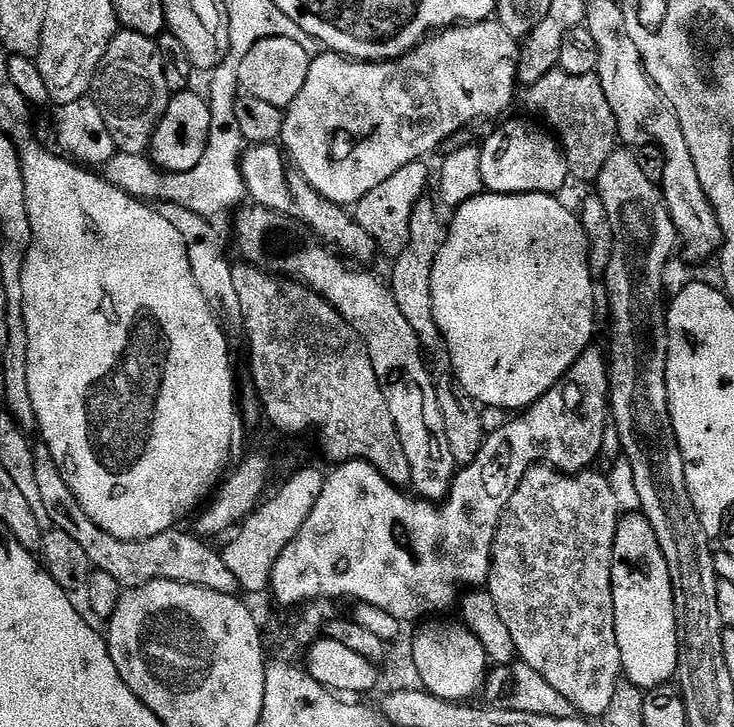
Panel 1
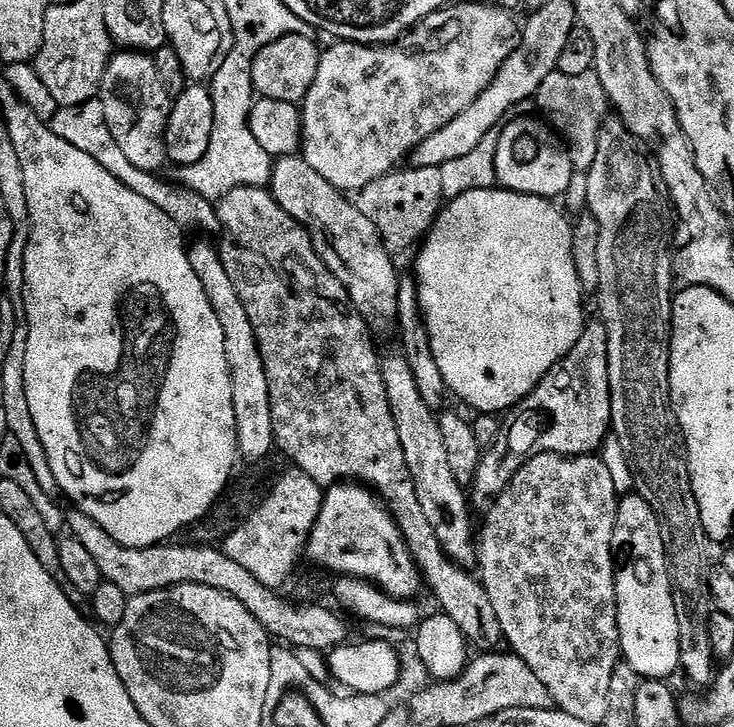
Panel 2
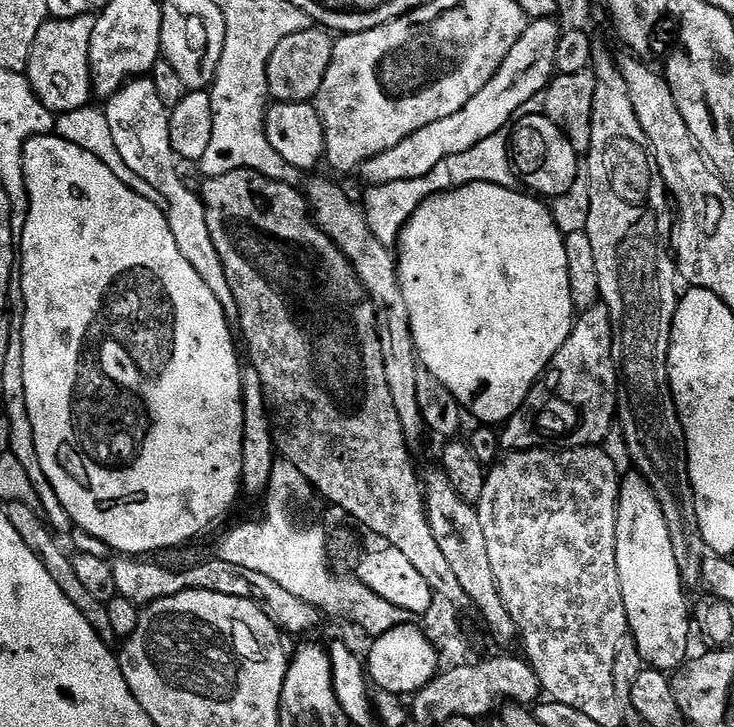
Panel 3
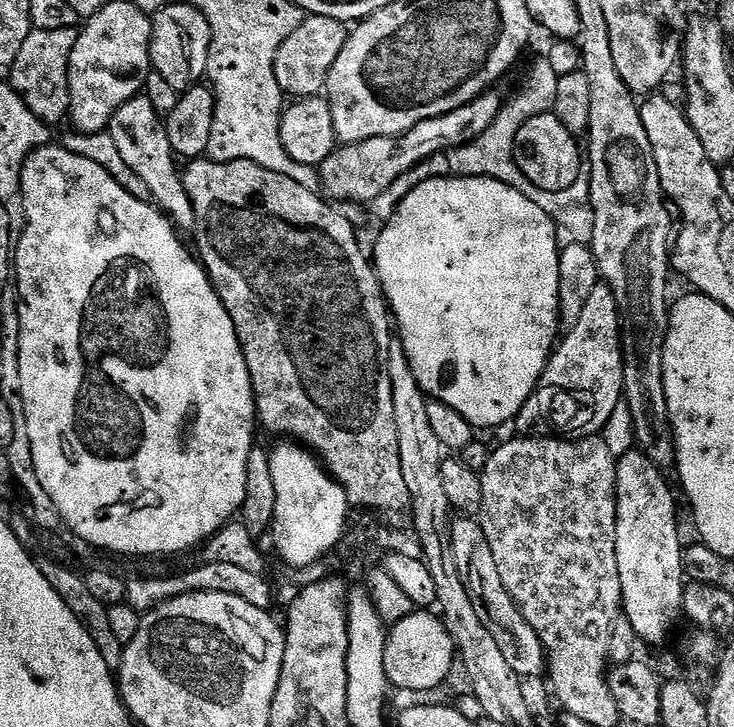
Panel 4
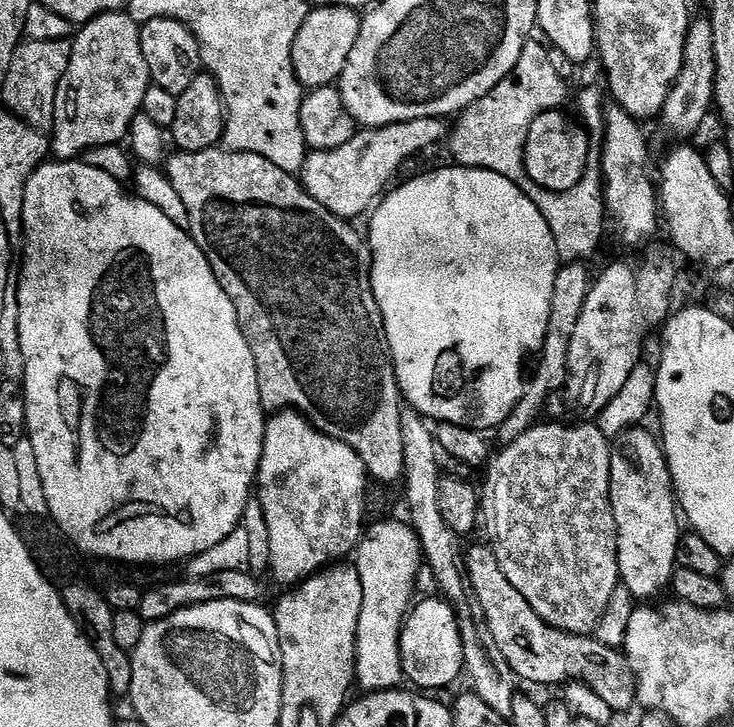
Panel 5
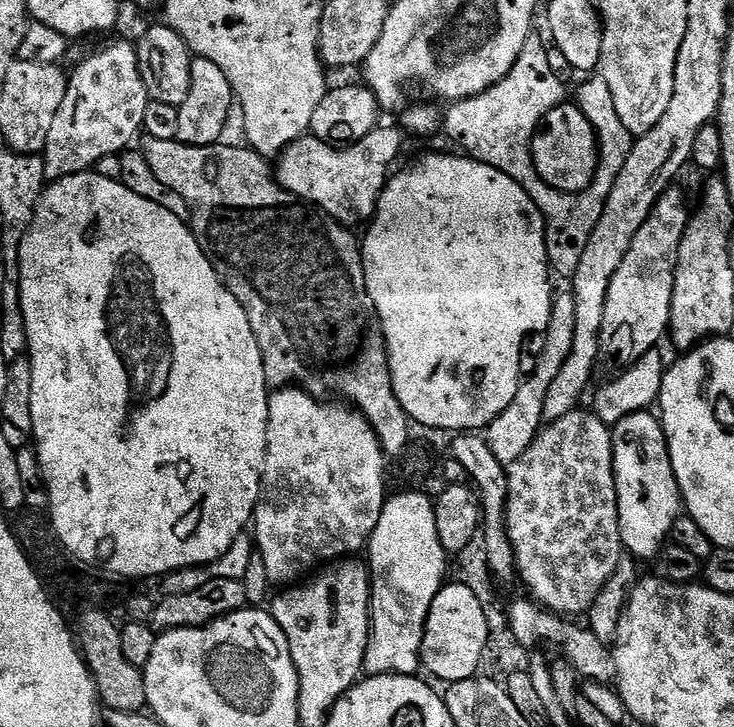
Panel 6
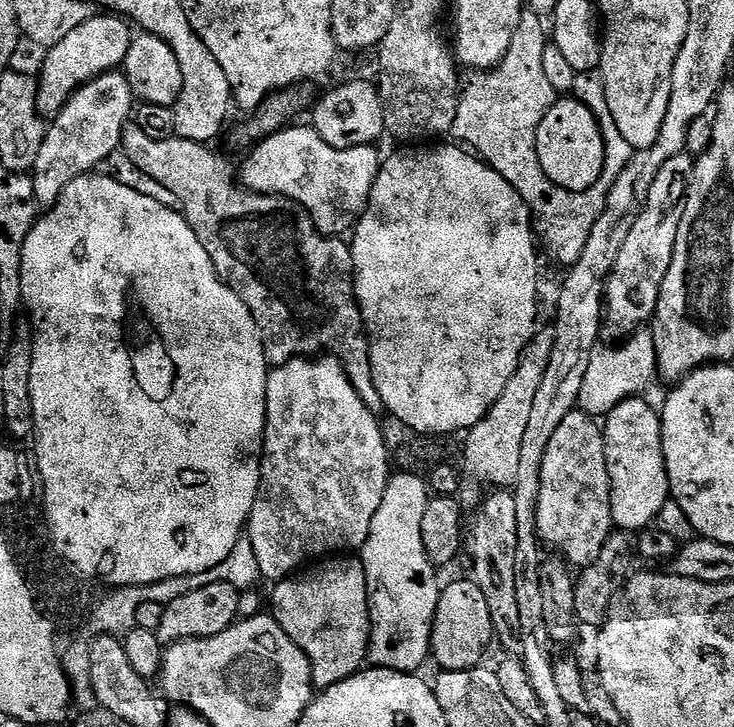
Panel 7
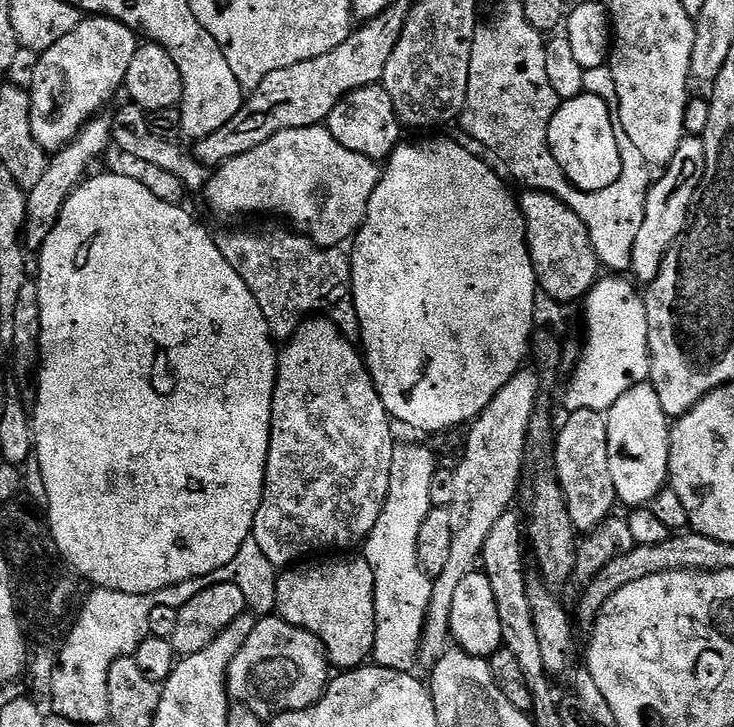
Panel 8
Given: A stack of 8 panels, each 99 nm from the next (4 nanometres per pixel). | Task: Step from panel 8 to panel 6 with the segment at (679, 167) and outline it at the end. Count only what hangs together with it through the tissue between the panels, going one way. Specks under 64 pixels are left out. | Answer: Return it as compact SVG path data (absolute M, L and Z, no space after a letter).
M679 187L668 188L660 196L660 201L652 208L652 212L642 222L642 230L634 234L634 242L622 258L622 266L610 278L610 288L606 290L606 300L602 310L602 330L600 331L600 354L606 361L619 366L631 366L644 357L647 352L657 347L660 339L665 339L672 323L672 295L674 294L674 278L676 277L676 255L680 249L682 238L688 229L690 208L684 205L684 196Z

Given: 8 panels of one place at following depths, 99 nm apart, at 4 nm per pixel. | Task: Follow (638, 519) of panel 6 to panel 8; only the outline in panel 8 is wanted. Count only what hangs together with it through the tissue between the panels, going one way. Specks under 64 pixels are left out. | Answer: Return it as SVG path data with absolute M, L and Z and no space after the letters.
M645 382L634 386L630 390L626 390L626 394L622 394L622 398L618 398L618 402L614 402L614 406L609 408L606 413L608 421L608 461L610 462L610 478L614 482L614 490L616 491L616 499L621 505L625 504L625 509L643 508L651 505L653 498L656 497L666 485L669 483L668 478L668 455L670 454L670 418L666 414L666 410L662 410L662 402L658 402L658 394L654 390L654 386L650 382Z

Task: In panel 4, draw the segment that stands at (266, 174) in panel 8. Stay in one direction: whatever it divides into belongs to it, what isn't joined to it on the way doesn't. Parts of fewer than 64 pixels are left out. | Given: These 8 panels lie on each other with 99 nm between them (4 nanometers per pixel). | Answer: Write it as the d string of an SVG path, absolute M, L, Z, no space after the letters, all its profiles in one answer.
M489 90L450 114L418 122L418 126L414 126L409 132L403 132L401 136L370 138L366 142L337 147L336 151L330 154L330 158L326 158L326 162L318 168L323 191L333 201L340 200L336 202L367 205L388 186L393 186L400 175L406 174L435 152L447 153L460 144L468 144L478 138L492 125L501 107L502 96L500 100L496 90Z

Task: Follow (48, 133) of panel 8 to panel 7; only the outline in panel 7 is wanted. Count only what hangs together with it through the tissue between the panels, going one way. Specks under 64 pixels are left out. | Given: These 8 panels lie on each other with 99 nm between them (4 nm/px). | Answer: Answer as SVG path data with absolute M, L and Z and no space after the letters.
M94 14L71 34L66 34L62 42L51 45L47 49L48 57L45 58L40 72L38 71L40 115L55 118L82 85L89 84L105 72L119 69L133 39L134 32L127 19L116 14Z

